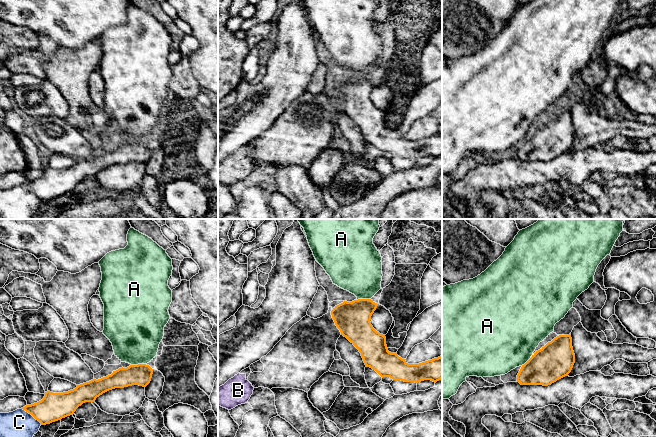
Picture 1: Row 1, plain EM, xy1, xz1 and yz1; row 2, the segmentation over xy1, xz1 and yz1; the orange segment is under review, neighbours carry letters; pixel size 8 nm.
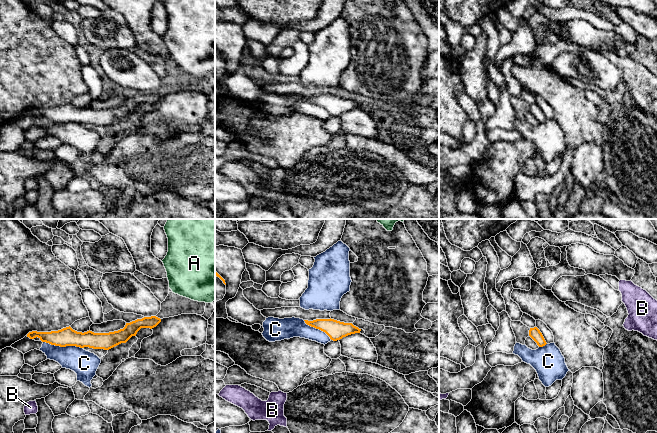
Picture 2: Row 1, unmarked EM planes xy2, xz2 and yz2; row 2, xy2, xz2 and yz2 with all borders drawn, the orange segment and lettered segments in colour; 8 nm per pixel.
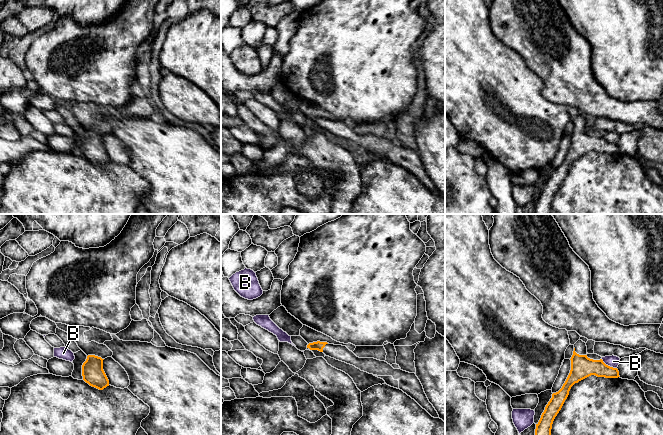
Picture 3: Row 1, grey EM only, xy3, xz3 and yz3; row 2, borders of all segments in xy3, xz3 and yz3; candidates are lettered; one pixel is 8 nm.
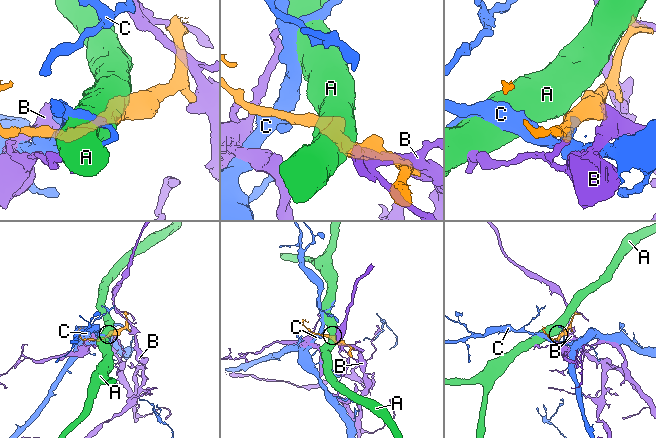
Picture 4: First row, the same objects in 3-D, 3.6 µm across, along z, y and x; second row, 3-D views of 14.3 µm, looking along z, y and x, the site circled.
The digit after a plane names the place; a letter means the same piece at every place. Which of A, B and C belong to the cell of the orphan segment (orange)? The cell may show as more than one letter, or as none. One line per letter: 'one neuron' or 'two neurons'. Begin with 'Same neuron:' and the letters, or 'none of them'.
Same neuron: none of them
A: two neurons
B: two neurons
C: two neurons

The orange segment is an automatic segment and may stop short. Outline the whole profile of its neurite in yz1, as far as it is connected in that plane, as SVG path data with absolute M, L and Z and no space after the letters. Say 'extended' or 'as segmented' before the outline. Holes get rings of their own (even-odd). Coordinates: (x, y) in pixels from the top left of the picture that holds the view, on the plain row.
as segmented; M559 111L522 141L517 158L521 161L551 161L568 152L574 139L571 111Z

